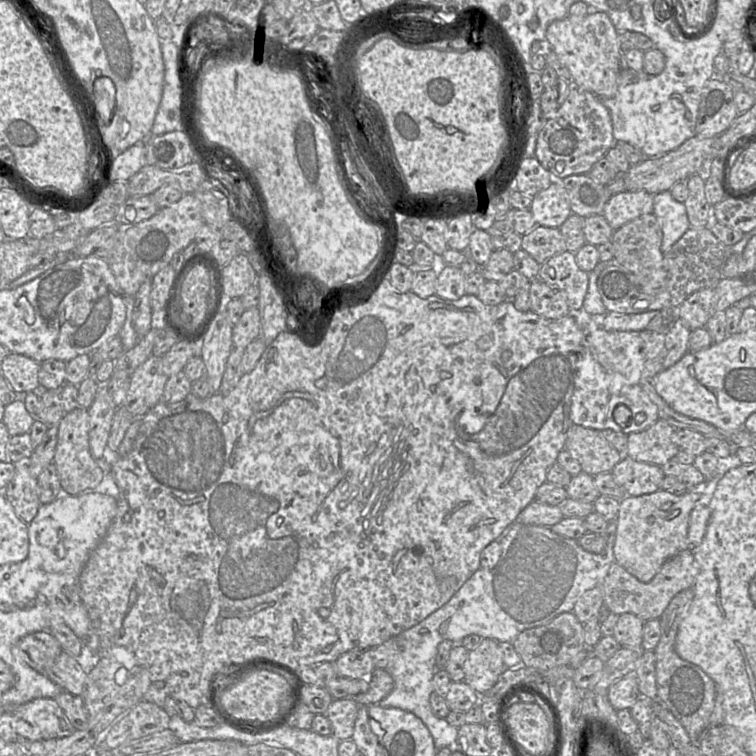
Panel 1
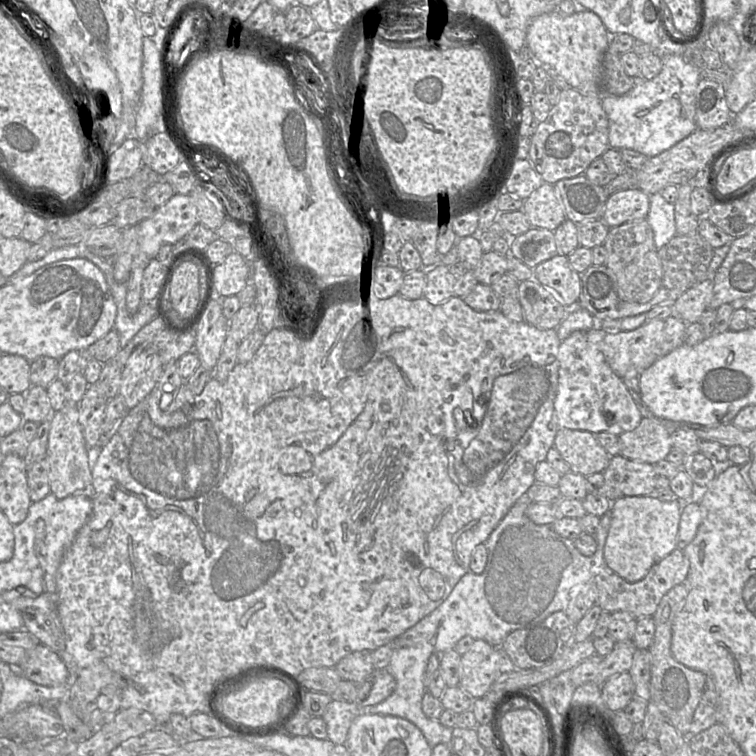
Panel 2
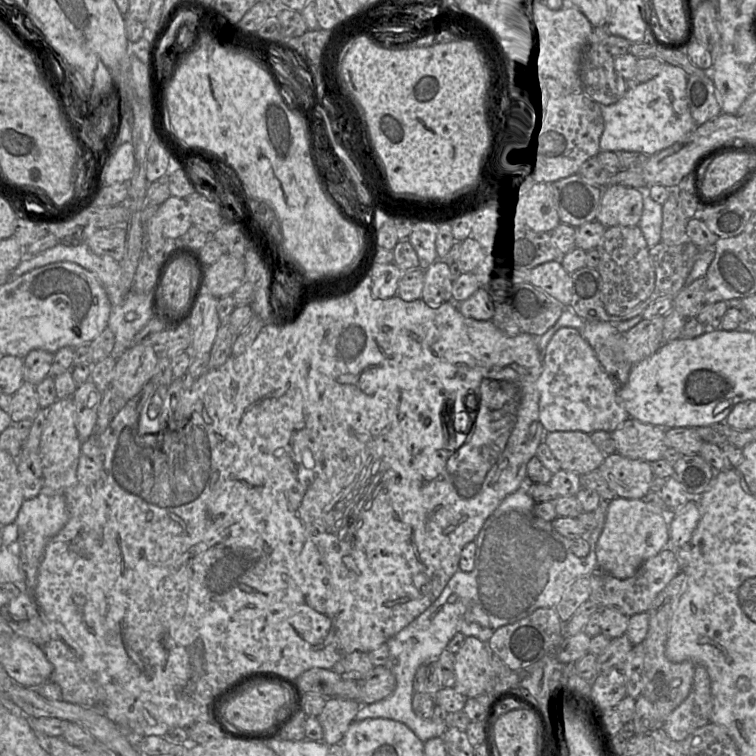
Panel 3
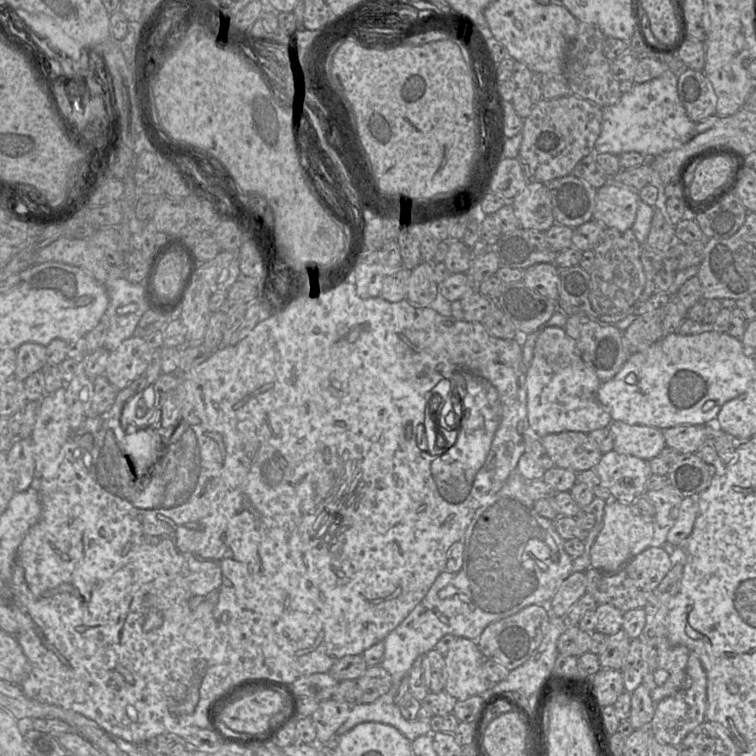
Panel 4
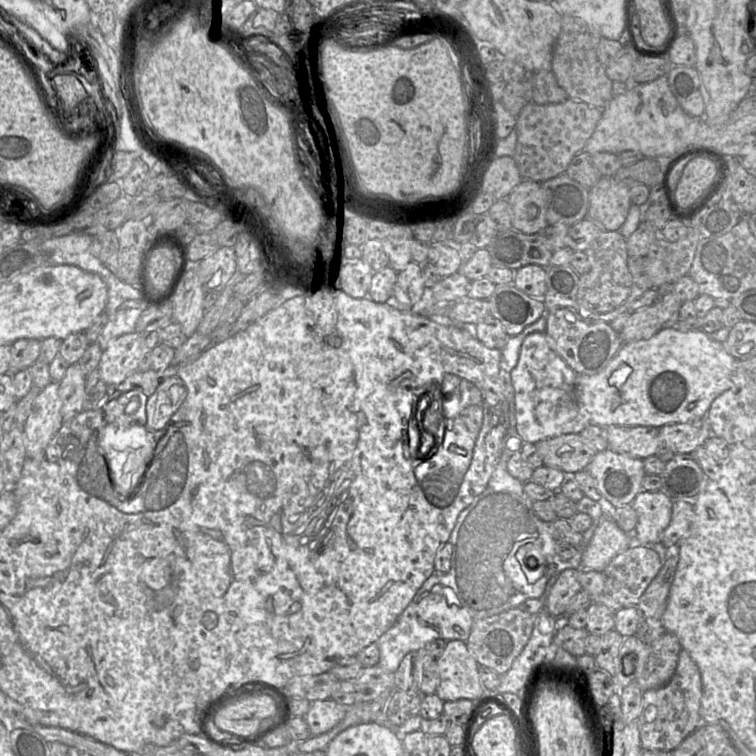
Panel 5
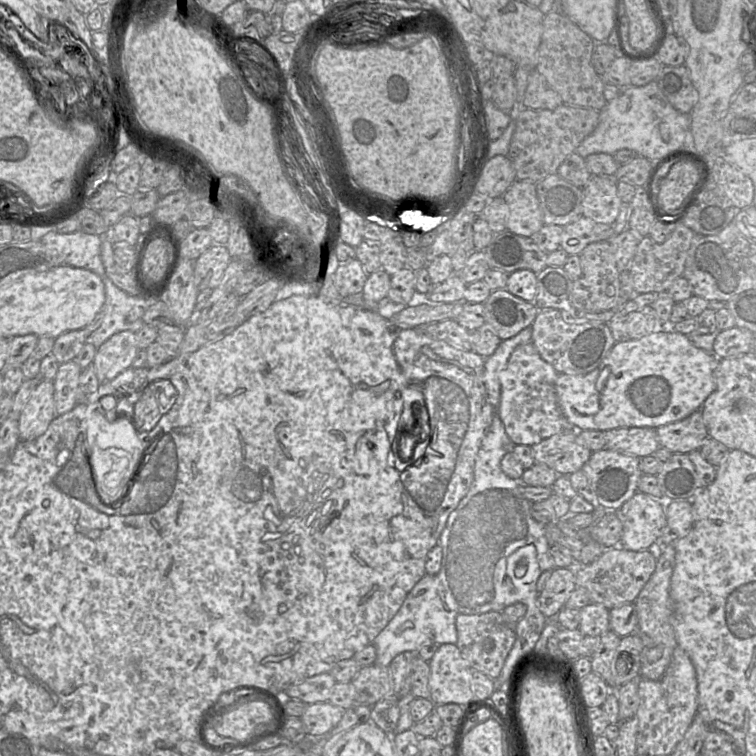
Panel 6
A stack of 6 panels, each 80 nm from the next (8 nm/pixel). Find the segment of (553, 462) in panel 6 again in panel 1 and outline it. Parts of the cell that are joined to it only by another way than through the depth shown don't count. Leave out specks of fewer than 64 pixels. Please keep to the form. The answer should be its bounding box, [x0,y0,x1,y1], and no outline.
[564,424,625,476]

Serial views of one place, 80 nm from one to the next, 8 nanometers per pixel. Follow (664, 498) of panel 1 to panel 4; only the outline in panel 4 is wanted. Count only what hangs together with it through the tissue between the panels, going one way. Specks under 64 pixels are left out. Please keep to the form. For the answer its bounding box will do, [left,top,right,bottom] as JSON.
[590,500,661,573]

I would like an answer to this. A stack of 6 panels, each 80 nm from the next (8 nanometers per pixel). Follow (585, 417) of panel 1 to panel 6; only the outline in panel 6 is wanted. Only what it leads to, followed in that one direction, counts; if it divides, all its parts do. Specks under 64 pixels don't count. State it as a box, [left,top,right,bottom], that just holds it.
[496,342,575,446]

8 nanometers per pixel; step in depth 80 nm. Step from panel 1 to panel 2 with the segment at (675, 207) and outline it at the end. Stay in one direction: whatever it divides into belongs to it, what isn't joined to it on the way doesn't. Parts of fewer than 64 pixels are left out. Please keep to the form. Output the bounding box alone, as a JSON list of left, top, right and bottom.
[646,193,676,249]

